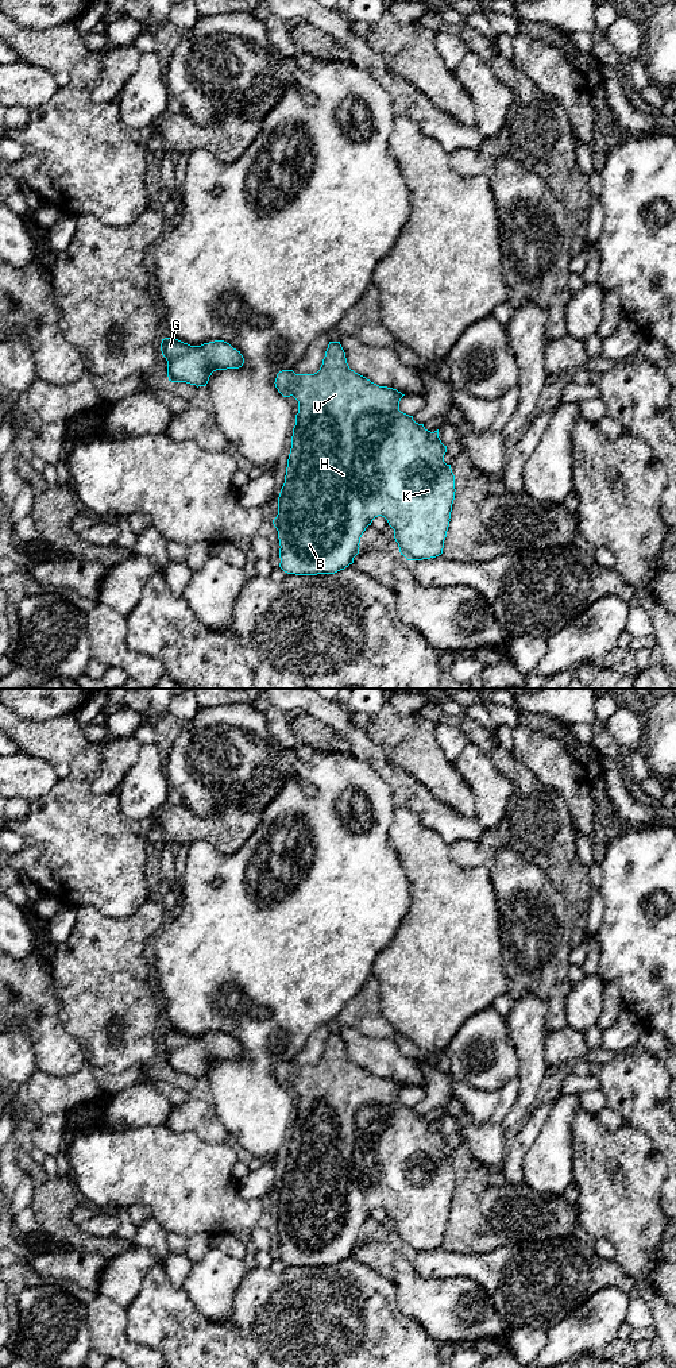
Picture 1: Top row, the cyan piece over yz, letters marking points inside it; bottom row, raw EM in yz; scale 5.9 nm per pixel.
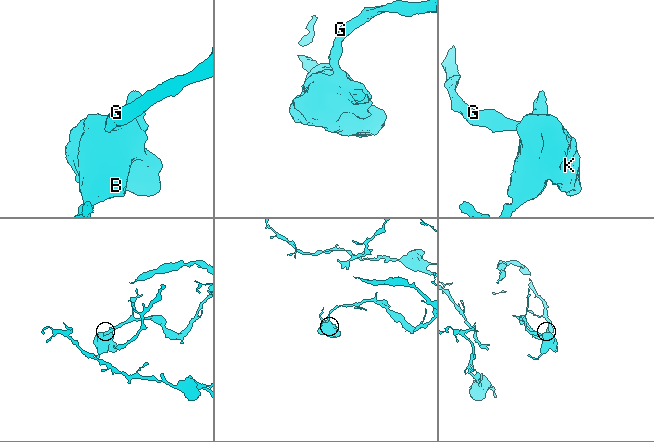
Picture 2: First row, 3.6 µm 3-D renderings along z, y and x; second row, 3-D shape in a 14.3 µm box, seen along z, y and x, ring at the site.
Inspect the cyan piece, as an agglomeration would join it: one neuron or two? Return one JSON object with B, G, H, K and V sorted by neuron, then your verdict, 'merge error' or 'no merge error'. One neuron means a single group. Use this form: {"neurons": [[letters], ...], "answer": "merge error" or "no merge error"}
{"neurons": [["B", "G", "H", "K", "V"]], "answer": "no merge error"}

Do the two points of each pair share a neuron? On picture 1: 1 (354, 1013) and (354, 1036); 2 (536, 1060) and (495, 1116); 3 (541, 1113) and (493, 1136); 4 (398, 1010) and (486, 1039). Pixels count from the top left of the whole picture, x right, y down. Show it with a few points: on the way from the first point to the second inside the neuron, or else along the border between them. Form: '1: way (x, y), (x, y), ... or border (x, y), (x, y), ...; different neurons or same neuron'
1: border (340, 1027), (352, 1027), (366, 1036), (385, 1037); different neurons
2: border (518, 1076), (518, 1097), (506, 1114); different neurons
3: border (509, 1144), (503, 1168), (499, 1172); different neurons
4: border (485, 1009), (471, 1014), (447, 1047); different neurons

